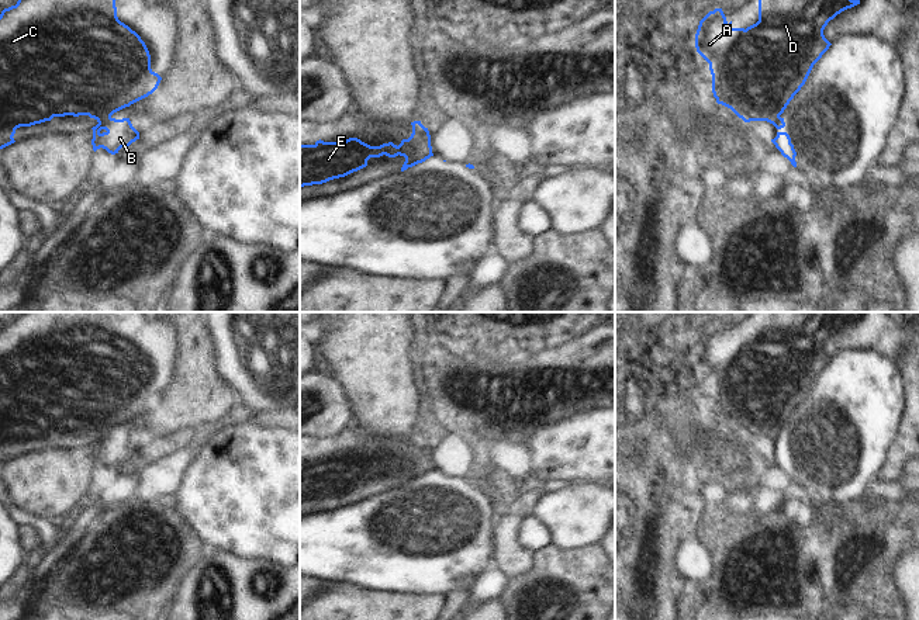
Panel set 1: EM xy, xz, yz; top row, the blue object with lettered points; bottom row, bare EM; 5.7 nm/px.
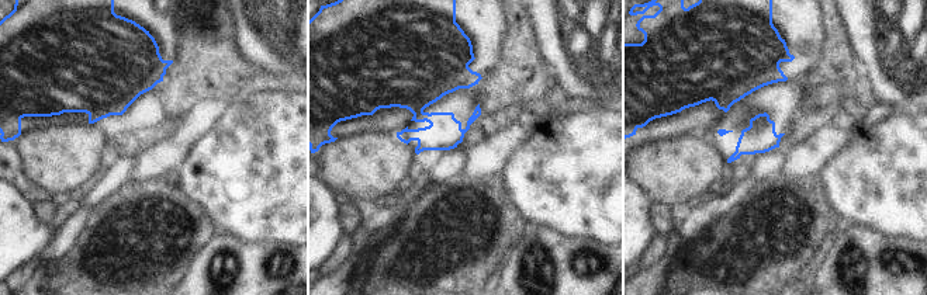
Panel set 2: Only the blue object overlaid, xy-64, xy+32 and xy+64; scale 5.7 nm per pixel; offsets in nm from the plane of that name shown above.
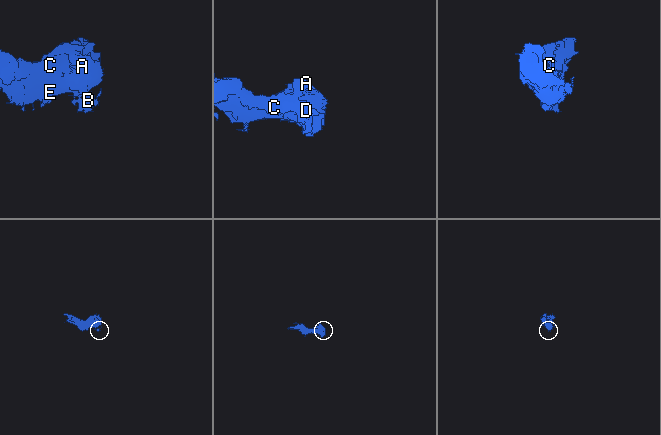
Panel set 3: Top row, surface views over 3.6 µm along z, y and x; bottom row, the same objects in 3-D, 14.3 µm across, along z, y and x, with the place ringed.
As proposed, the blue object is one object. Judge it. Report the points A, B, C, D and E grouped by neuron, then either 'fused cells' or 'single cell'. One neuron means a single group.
groups A C D E / B; fused cells

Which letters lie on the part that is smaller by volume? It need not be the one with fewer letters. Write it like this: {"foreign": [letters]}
{"foreign": ["B"]}

